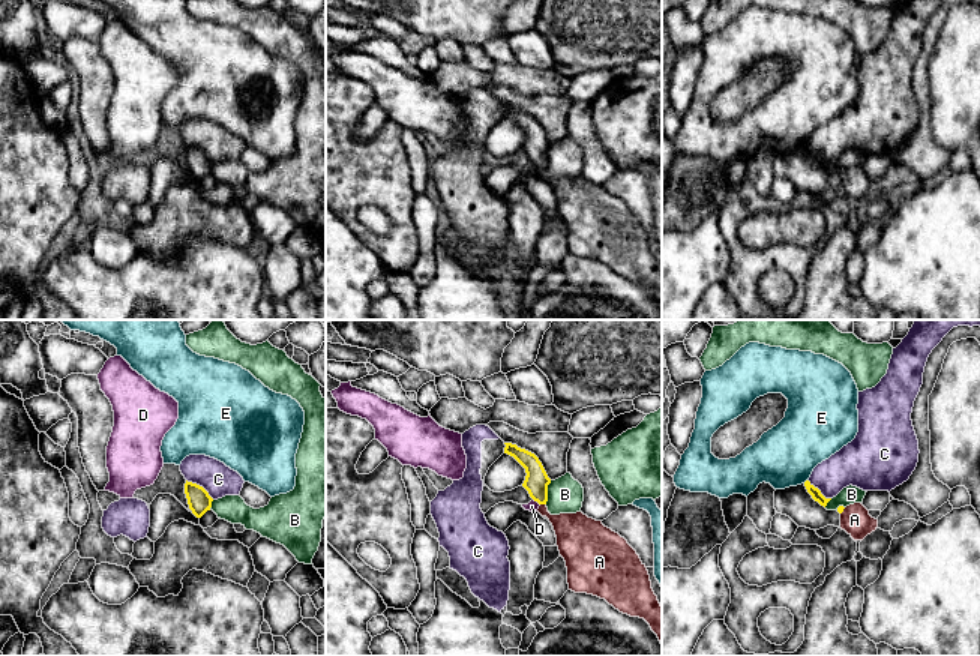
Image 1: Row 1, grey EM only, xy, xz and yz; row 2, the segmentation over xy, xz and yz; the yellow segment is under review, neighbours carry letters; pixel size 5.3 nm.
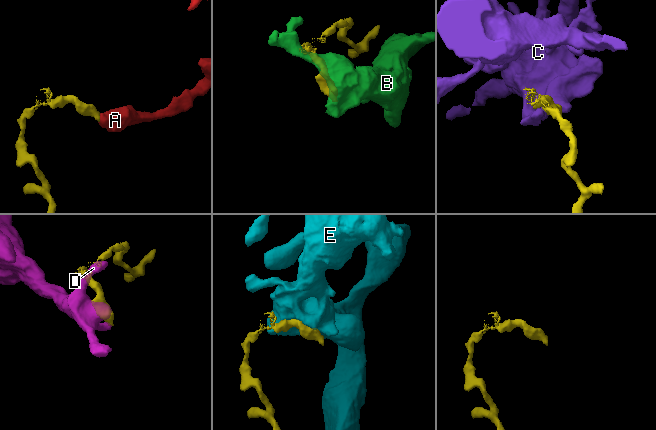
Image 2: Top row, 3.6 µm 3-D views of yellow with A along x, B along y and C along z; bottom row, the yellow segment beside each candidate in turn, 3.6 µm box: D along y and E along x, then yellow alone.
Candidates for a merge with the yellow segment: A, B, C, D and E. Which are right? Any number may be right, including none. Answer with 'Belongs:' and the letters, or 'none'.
Belongs: A

